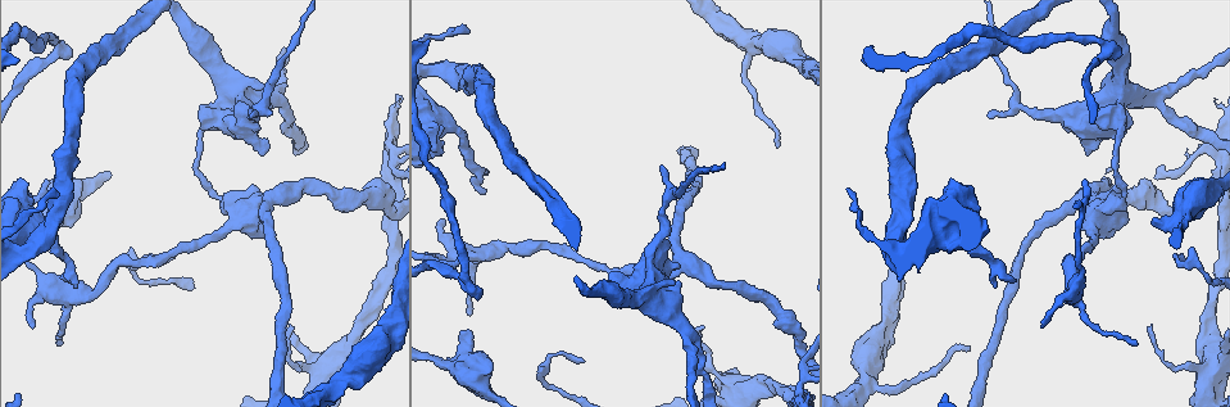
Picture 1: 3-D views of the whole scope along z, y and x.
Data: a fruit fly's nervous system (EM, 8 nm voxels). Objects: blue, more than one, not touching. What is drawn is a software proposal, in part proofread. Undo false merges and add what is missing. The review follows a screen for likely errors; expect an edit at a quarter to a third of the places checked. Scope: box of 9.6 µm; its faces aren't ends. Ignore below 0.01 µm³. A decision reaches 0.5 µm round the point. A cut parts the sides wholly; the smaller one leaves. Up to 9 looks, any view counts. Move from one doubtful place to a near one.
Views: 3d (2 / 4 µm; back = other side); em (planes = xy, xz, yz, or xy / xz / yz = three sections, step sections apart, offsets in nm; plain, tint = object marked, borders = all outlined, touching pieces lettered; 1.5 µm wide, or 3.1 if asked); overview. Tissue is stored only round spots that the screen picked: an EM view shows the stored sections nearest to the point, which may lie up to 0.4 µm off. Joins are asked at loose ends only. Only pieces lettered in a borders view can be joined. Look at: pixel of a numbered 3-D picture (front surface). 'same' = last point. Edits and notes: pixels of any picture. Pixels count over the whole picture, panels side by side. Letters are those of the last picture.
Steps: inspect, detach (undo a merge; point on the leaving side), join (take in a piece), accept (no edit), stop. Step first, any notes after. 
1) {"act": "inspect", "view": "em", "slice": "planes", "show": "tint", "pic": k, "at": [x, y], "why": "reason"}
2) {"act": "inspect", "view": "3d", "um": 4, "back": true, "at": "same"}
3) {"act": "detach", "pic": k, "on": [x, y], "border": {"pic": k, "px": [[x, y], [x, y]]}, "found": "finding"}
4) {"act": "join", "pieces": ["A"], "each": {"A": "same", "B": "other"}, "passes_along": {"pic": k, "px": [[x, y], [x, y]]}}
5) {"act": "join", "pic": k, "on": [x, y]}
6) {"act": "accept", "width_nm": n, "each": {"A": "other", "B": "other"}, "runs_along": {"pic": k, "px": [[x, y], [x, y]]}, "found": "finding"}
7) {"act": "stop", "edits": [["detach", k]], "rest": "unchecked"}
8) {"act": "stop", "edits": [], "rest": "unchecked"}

{"act": "inspect", "view": "em", "slice": "xz", "step": 4, "show": "tint", "pic": 1, "at": [206, 127]}

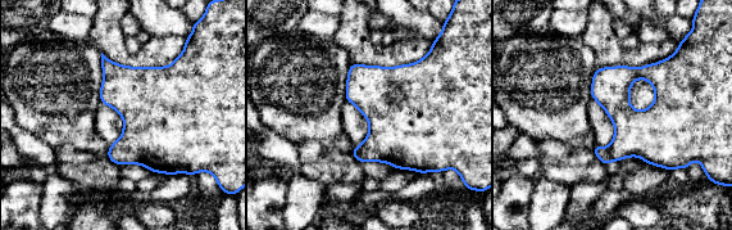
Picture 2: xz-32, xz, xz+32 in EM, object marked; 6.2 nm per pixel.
{"act": "inspect", "view": "em", "slice": "xz", "step": 4, "show": "borders", "at": "same"}

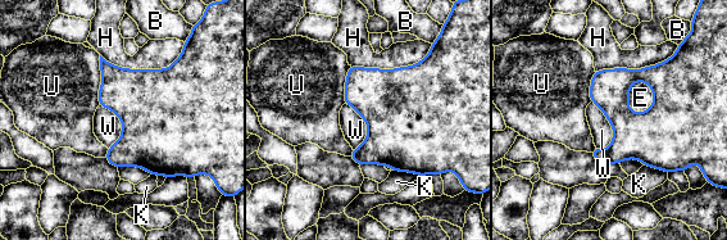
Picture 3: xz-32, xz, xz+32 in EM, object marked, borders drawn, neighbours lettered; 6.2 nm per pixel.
{"act": "detach", "pic": 3, "on": [600, 155], "each": {"B": "other", "E": "other", "H": "other", "K": "other", "U": "other", "W": "other"}, "found": "two neurons meet here"}

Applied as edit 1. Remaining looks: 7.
{"act": "inspect", "view": "overview"}

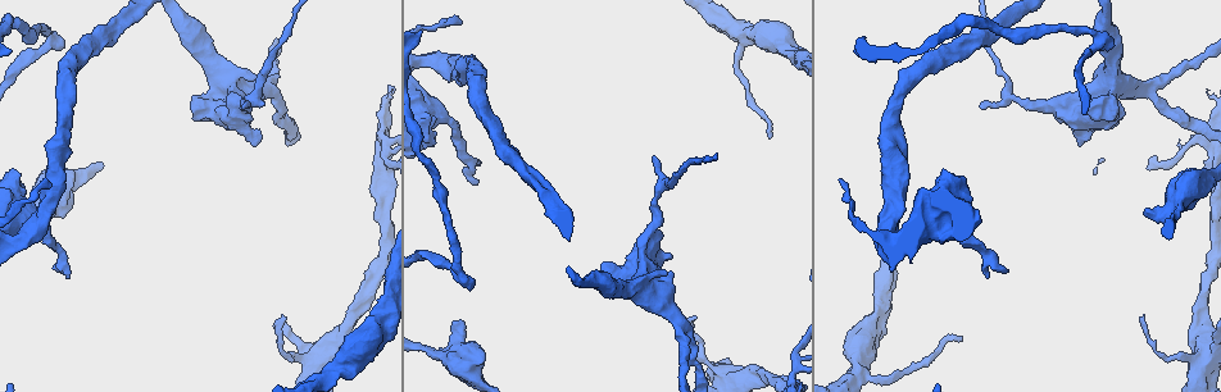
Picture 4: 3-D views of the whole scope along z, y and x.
{"act": "inspect", "view": "em", "slice": "yz", "step": 8, "show": "borders", "pic": 4, "at": [961, 337], "why": "end of a long branch"}

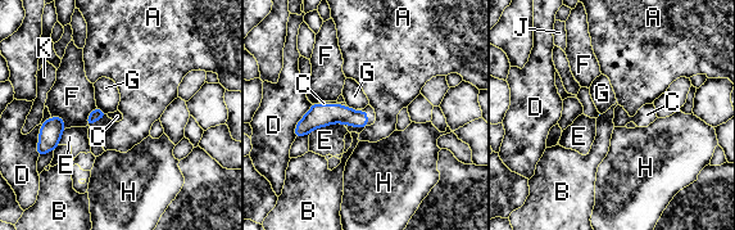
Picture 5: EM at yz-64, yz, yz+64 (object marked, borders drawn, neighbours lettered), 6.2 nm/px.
{"act": "inspect", "view": "em", "slice": "planes", "show": "borders", "at": "same", "why": "cut it another way"}

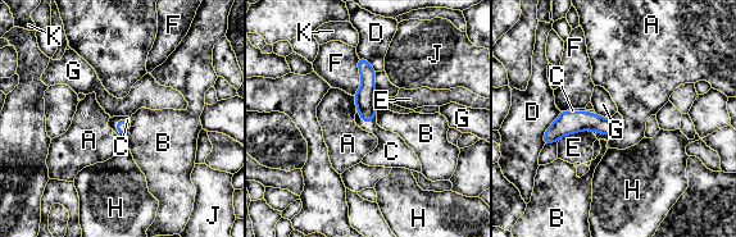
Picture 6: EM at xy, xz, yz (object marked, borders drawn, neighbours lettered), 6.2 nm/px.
{"act": "join", "pieces": ["C"], "each": {"A": "other", "B": "other", "C": "same", "D": "other", "E": "other", "F": "other", "G": "other", "H": "other", "J": "other", "K": "other"}, "passes_along": {"pic": 6, "px": [[122, 128], [117, 128], [112, 123]]}, "found": "it goes on there"}

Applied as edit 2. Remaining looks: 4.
{"act": "stop", "edits": [["detach", 3], ["join", 6]], "rest": "unchecked"}

